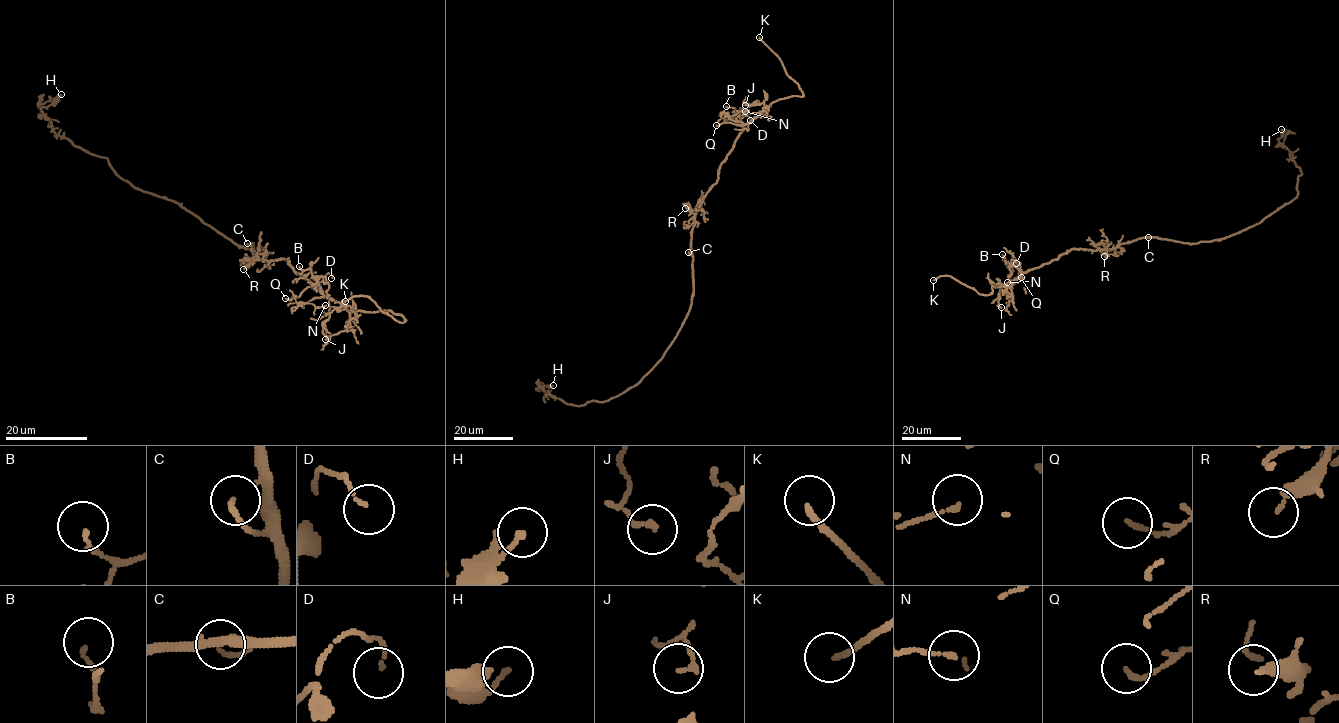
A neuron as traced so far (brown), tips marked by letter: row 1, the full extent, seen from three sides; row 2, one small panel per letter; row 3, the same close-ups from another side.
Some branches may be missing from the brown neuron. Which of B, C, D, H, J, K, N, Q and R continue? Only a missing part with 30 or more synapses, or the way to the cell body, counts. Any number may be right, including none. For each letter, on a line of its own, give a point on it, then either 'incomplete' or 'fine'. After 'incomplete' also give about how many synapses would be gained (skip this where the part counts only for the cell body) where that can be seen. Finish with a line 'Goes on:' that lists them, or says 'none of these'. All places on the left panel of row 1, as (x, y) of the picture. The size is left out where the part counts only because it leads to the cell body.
B: place (299, 266); fine
C: place (247, 243); fine
D: place (331, 278); fine
H: place (61, 94); fine
J: place (325, 339); fine
K: place (345, 301); incomplete
N: place (325, 305); fine
Q: place (285, 298); fine
R: place (243, 269); fine
Goes on: K

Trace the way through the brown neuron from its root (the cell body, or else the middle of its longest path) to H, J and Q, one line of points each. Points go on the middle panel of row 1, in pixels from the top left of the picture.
H: (692, 259), (688, 315), (663, 357), (636, 384), (607, 400), (579, 405), (547, 393), (538, 382), (553, 385)
J: (692, 259), (696, 211), (742, 127), (764, 108), (763, 102), (745, 105)
Q: (692, 259), (691, 235), (696, 211), (717, 181), (720, 164), (742, 129), (741, 126), (728, 122), (716, 125)

